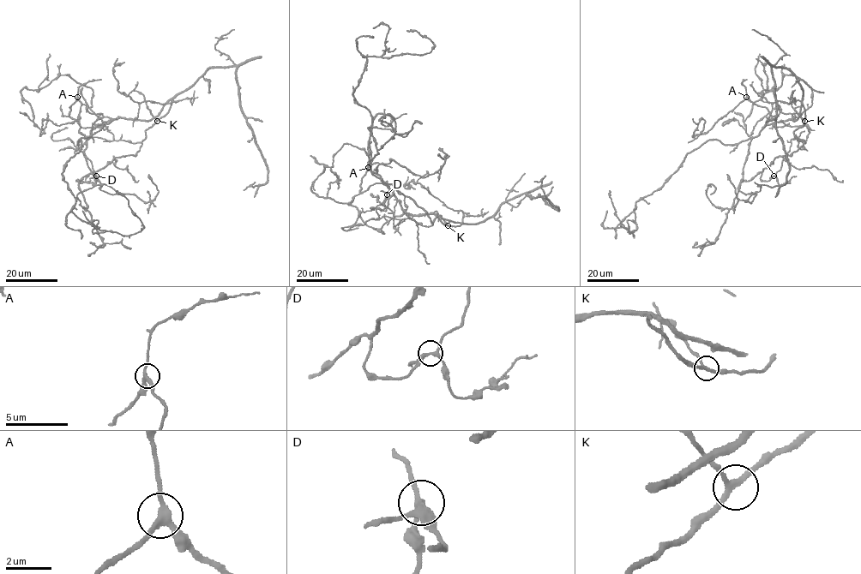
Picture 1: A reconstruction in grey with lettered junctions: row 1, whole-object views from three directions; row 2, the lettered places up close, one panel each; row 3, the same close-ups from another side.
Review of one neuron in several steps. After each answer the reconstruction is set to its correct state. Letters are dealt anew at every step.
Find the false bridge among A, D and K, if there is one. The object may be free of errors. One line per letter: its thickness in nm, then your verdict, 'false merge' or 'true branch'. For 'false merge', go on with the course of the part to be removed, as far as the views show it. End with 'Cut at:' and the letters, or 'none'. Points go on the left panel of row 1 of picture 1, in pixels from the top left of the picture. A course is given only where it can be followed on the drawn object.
A: calibre 260 nm; true branch
D: calibre 260 nm; true branch
K: calibre 240 nm; true branch
Cut at: none

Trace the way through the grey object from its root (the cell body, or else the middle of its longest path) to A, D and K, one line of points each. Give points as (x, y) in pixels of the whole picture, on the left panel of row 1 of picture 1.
A: (105, 122), (93, 127), (81, 127), (69, 116), (69, 107), (77, 97)
D: (105, 122), (156, 120), (134, 155), (116, 157), (94, 173), (99, 181), (96, 176)
K: (105, 122), (118, 117), (150, 120), (153, 116), (157, 121)

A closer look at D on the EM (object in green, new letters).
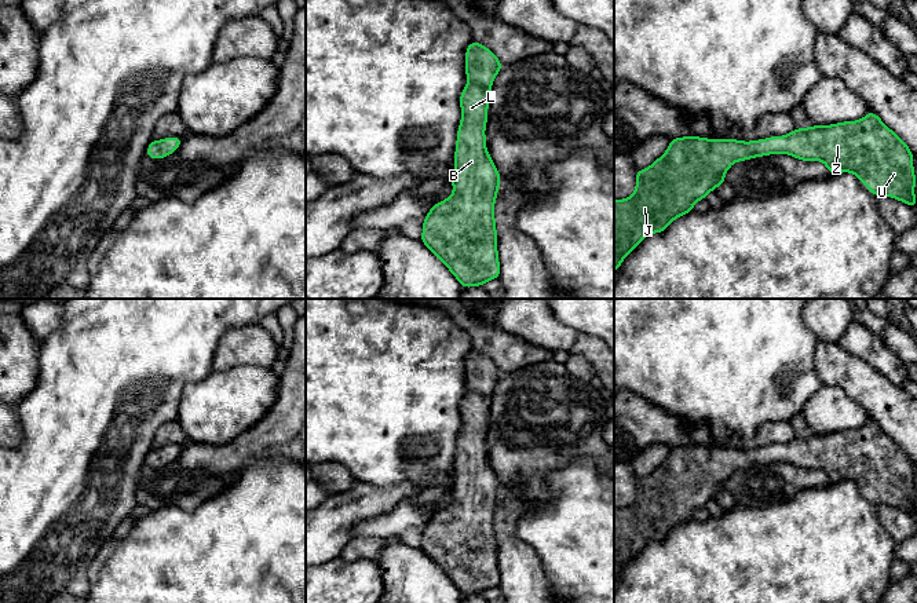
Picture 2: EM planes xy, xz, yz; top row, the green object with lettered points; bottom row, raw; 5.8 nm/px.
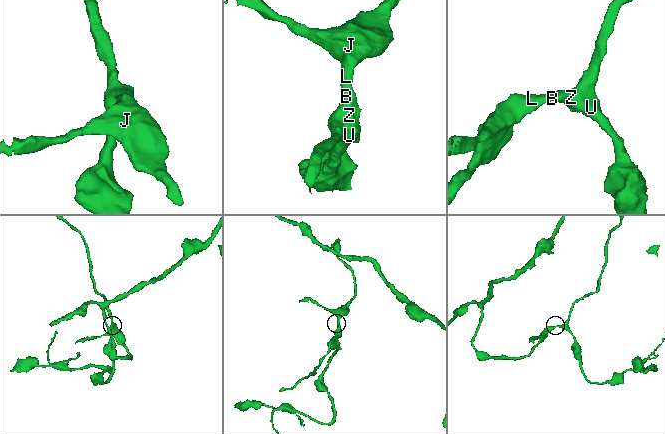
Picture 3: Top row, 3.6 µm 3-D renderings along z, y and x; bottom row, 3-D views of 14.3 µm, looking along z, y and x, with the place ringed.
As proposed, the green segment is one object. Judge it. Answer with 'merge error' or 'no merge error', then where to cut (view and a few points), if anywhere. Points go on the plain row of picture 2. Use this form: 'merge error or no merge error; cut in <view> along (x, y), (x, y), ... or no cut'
no merge error; no cut

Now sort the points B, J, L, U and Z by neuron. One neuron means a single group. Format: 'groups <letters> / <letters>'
groups B J L U Z

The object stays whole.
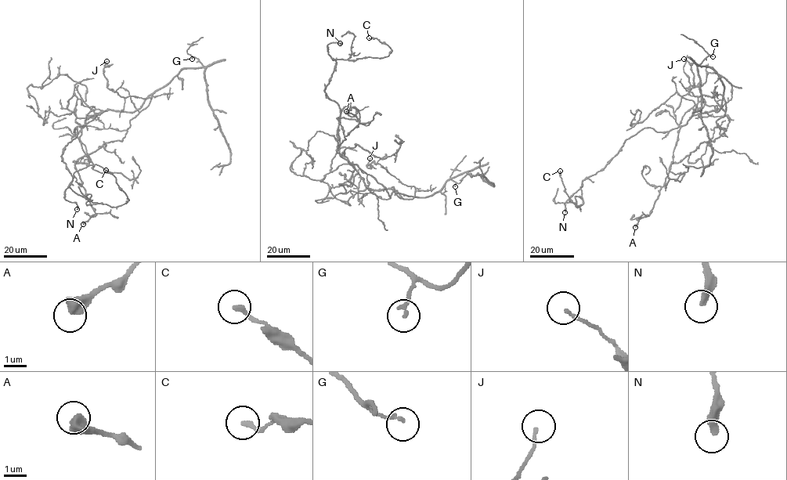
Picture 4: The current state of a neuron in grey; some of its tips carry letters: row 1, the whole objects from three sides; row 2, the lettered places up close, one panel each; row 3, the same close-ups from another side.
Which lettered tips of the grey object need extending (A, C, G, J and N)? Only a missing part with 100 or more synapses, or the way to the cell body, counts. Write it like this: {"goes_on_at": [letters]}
{"goes_on_at": []}

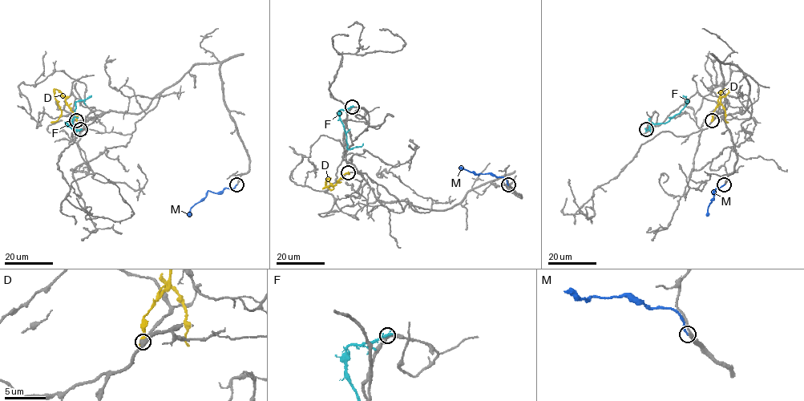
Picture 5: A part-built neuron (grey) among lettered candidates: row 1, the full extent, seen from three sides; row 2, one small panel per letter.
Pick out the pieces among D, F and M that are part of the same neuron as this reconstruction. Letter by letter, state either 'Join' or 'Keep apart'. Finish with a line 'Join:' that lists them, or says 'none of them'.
D: Keep apart
F: Keep apart
M: Keep apart
Join: none of them

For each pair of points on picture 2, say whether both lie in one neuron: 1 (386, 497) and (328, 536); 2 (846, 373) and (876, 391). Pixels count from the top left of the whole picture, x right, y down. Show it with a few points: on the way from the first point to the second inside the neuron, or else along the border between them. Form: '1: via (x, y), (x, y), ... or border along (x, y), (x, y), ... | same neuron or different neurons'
1: via (372, 501), (362, 501), (342, 522) | same neuron
2: via (852, 375), (869, 388) | same neuron

